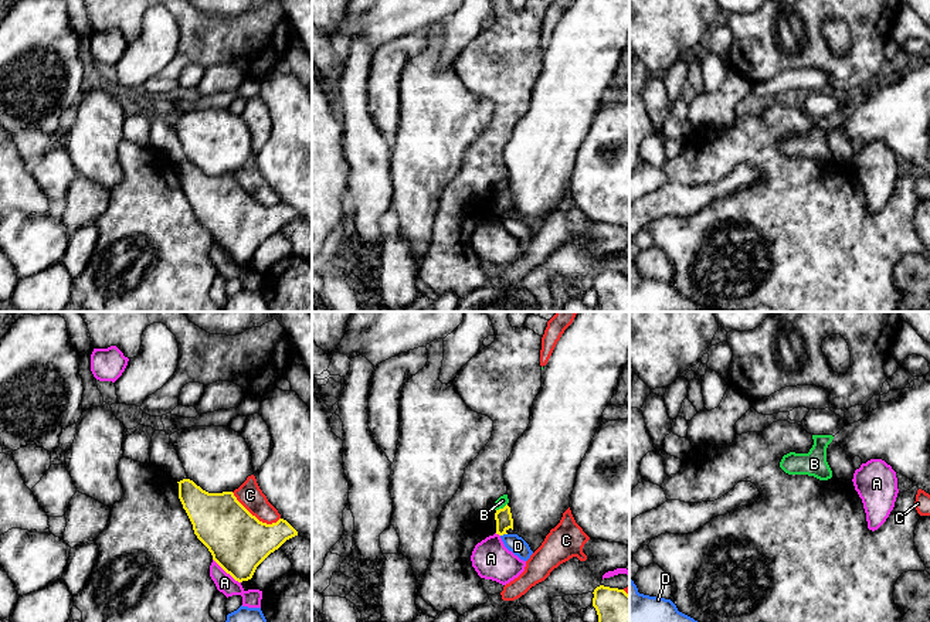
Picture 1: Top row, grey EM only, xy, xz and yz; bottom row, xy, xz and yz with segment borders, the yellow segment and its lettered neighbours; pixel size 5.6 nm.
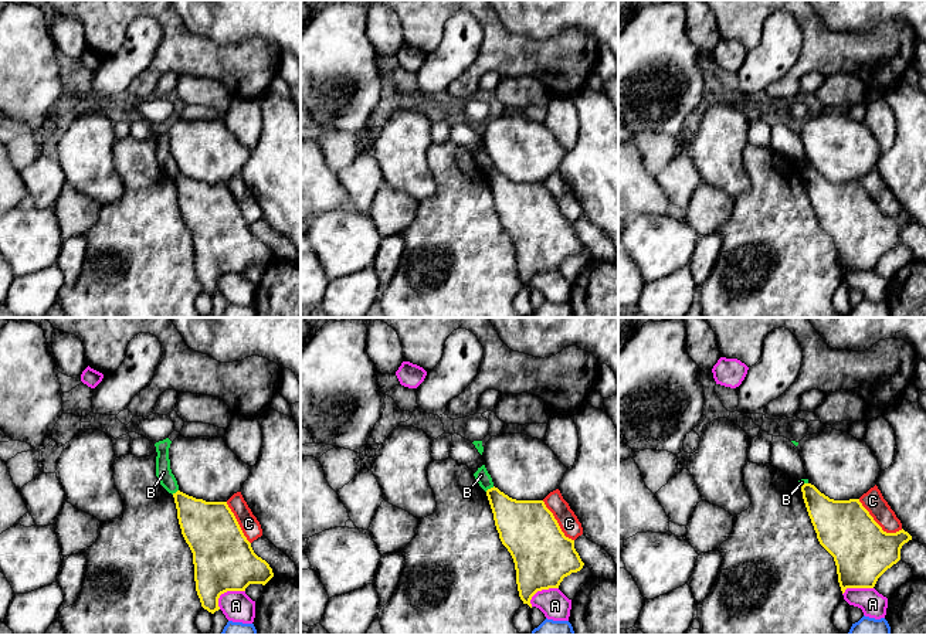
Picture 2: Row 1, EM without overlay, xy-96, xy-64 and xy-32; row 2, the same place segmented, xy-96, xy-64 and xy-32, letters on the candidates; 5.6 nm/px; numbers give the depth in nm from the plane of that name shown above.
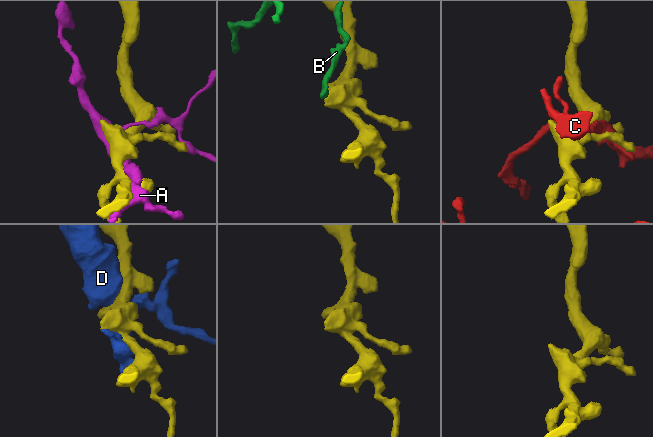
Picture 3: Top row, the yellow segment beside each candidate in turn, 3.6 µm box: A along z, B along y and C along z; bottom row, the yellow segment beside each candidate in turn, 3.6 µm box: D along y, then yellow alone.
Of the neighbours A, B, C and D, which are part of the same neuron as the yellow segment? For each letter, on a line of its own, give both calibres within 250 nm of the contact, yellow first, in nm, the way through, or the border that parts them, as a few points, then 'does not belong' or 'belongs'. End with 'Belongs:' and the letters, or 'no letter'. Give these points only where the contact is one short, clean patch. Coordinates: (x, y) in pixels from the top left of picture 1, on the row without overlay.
A: 340 nm thick on the yellow side, 110 nm on the other; does not belong
B: 100 nm thick on the yellow side, 60 nm on the other; border along xz (506, 186), (496, 193); does not belong
C: 340 nm thick on the yellow side, 140 nm on the other; does not belong
D: 100 nm thick on the yellow side, 100 nm on the other; does not belong
Belongs: no letter

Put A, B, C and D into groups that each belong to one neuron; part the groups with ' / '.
A / B / C / D

